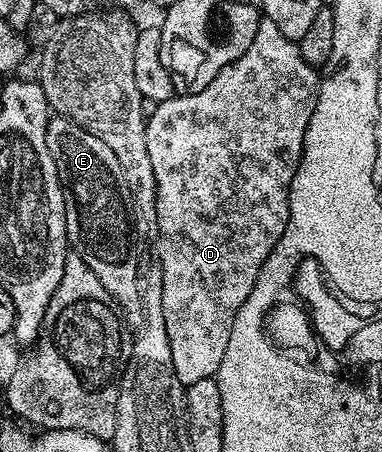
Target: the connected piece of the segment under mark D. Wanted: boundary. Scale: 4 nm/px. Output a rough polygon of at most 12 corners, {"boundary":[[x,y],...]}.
{"boundary":[[261,16],[146,120],[180,384],[286,231],[317,70]]}

